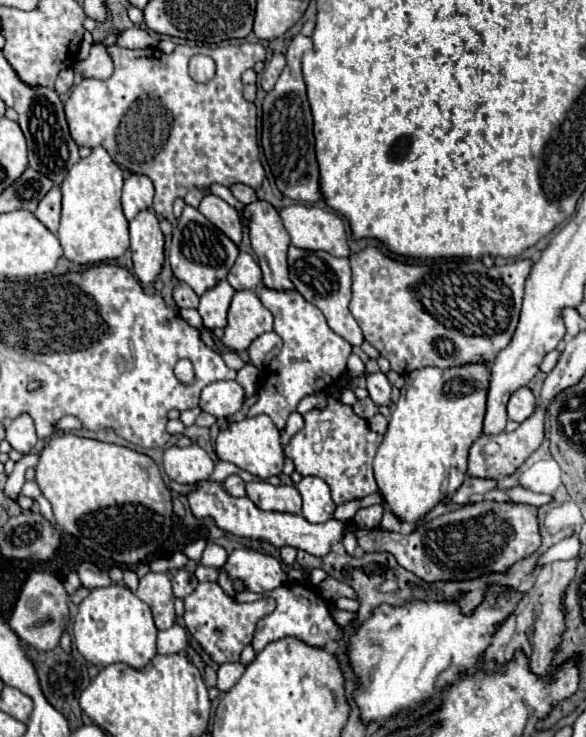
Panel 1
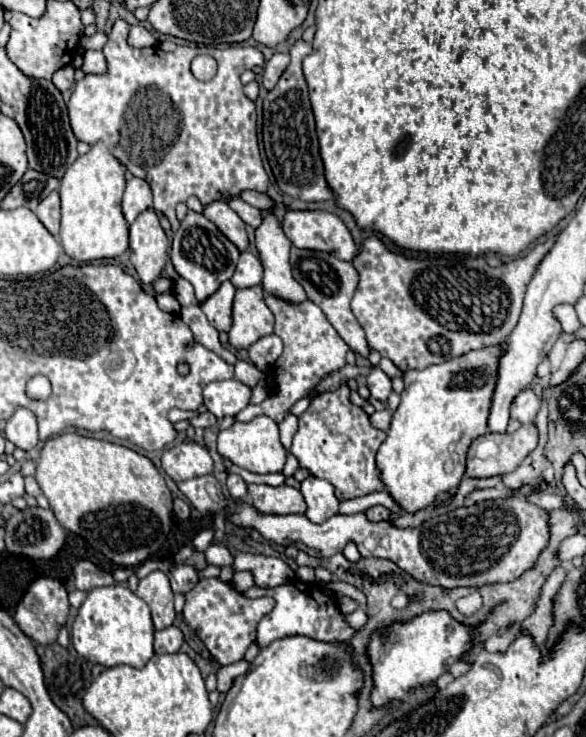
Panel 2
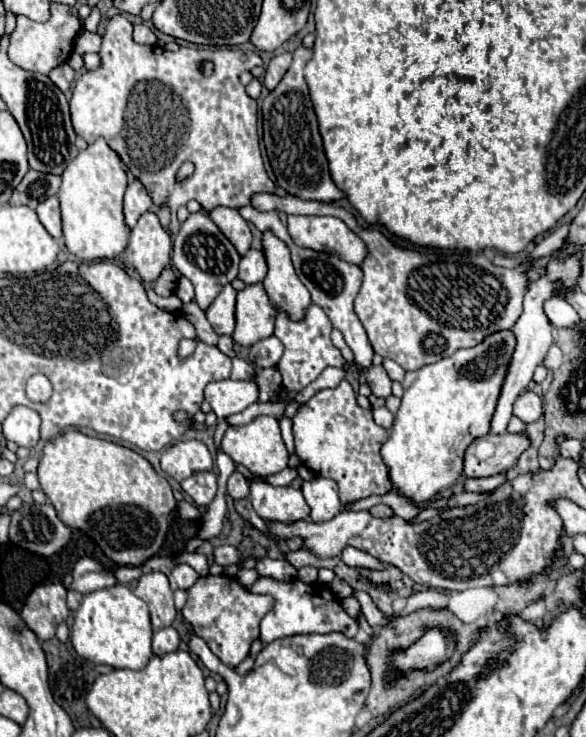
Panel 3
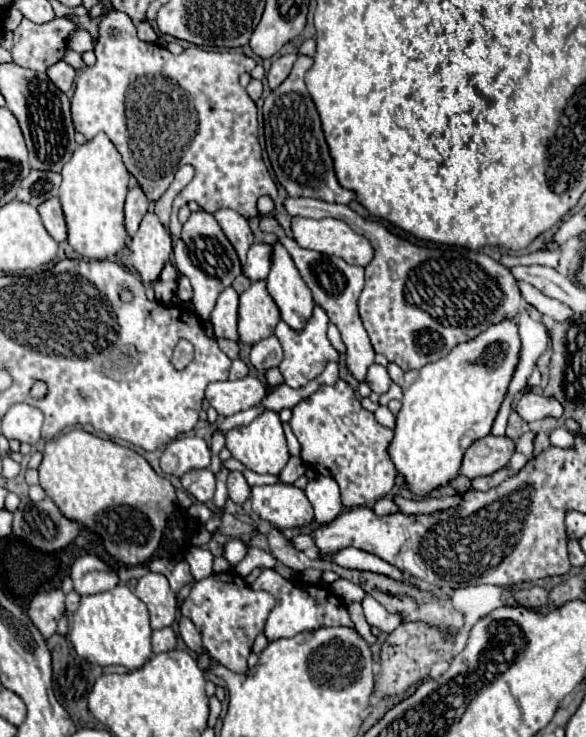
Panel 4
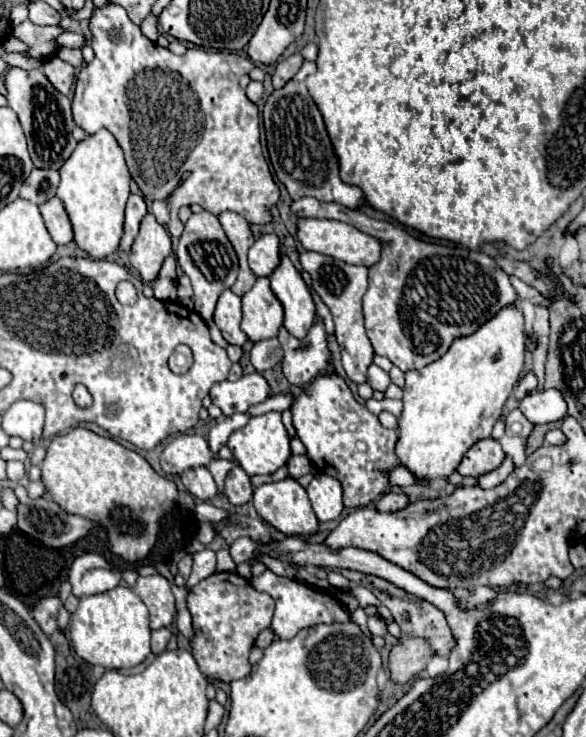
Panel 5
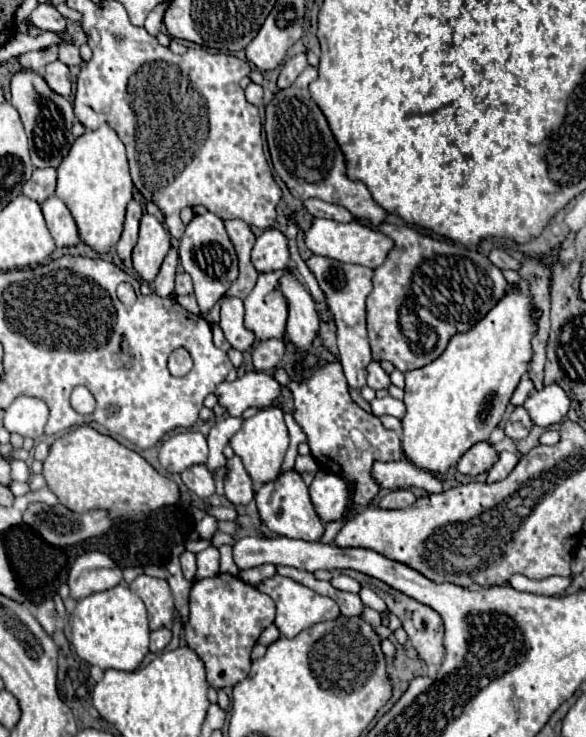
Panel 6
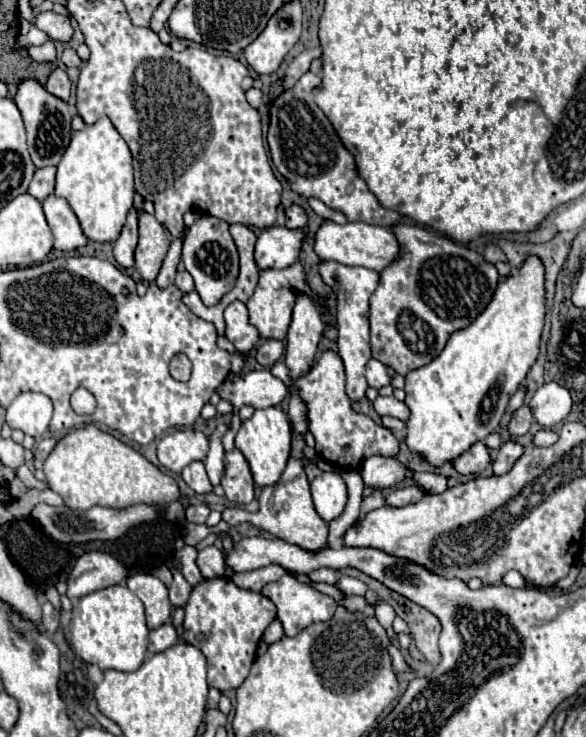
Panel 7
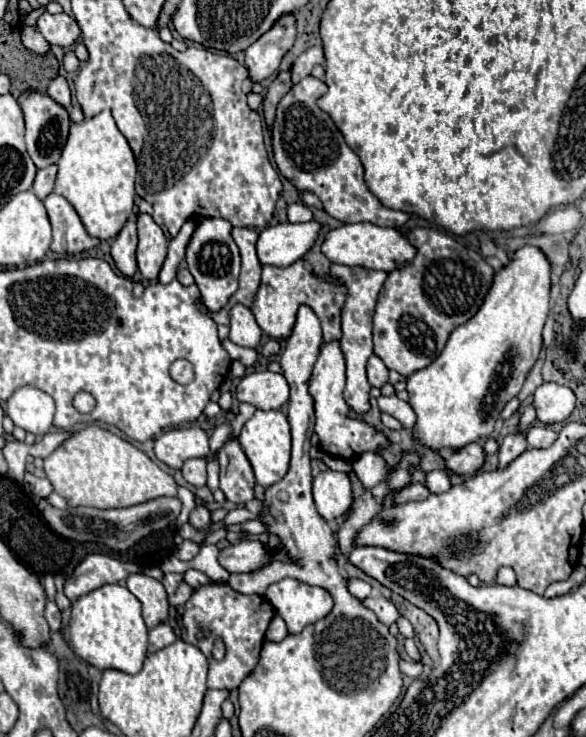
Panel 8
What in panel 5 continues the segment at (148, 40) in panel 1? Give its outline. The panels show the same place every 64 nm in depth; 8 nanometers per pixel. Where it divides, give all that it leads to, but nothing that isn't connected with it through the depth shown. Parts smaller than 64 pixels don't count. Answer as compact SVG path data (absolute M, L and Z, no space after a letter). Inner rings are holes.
M148 16L148 18L140 24L142 34L144 34L146 38L150 38L152 42L156 42L156 38L158 38L158 28L156 28L156 24L158 24L158 20L156 20L154 16ZM64 32L60 38L58 38L58 46L68 46L68 48L82 48L86 44L84 36L76 34L76 32Z

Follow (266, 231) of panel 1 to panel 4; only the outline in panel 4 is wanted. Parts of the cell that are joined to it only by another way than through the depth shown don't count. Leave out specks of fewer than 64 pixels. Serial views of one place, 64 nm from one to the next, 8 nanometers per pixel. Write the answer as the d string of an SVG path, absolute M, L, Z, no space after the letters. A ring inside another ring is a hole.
M280 242L272 244L272 268L266 278L266 288L276 302L282 320L290 328L300 330L312 314L314 300L308 286L302 282L288 250Z

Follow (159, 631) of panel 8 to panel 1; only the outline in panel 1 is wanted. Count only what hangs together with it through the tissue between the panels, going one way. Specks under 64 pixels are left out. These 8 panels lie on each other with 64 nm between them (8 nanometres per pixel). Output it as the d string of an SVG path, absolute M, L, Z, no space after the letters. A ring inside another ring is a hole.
M180 624L158 632L158 654L178 654L186 648L188 634Z

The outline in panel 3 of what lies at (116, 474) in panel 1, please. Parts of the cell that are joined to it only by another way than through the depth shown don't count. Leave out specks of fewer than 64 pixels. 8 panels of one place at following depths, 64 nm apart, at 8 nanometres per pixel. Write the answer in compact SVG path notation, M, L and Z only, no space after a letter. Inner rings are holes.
M76 430L64 432L46 442L38 464L38 480L40 488L56 508L58 518L68 528L82 530L86 536L90 536L102 548L102 552L120 566L142 566L160 550L168 532L170 514L176 508L170 484L152 468L144 456L130 448L92 438Z

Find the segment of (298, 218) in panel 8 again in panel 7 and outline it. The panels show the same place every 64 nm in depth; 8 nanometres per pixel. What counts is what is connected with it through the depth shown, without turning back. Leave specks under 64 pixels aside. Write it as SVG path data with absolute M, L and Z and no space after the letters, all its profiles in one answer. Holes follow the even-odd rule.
M290 206L290 208L286 208L286 226L288 226L290 230L300 230L300 228L306 226L306 222L308 222L306 212L304 212L300 206Z

